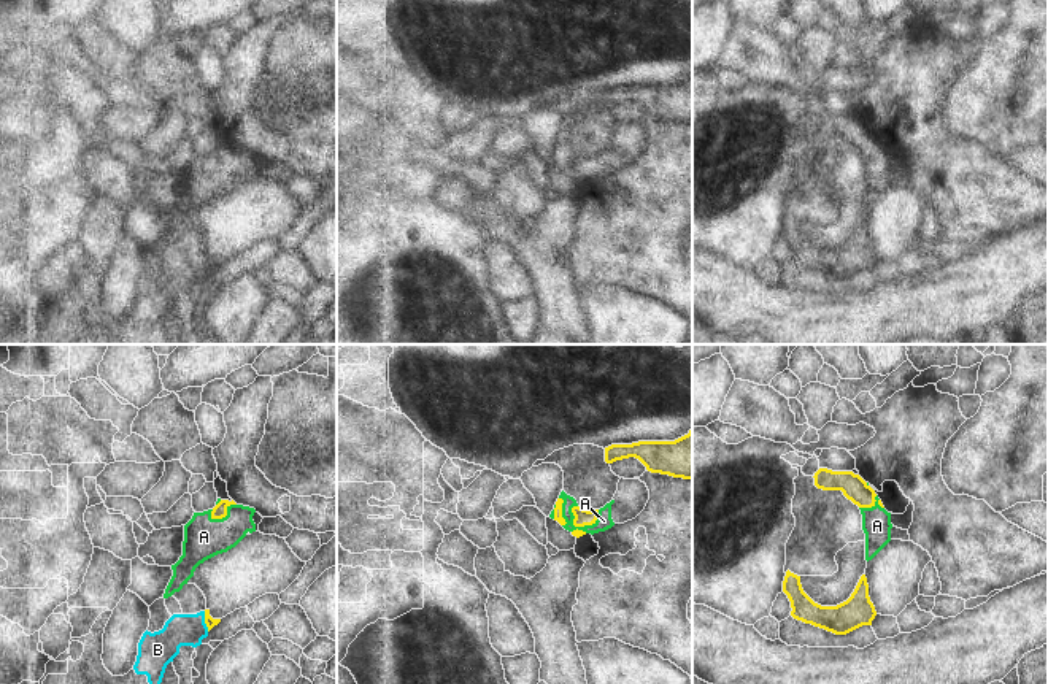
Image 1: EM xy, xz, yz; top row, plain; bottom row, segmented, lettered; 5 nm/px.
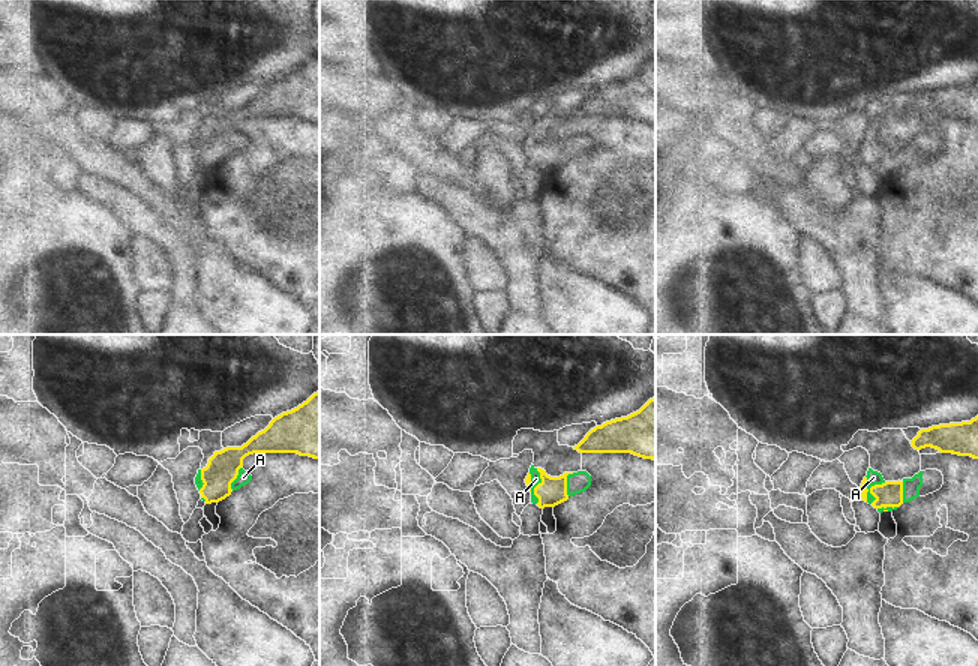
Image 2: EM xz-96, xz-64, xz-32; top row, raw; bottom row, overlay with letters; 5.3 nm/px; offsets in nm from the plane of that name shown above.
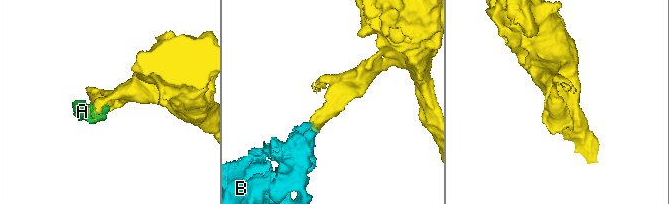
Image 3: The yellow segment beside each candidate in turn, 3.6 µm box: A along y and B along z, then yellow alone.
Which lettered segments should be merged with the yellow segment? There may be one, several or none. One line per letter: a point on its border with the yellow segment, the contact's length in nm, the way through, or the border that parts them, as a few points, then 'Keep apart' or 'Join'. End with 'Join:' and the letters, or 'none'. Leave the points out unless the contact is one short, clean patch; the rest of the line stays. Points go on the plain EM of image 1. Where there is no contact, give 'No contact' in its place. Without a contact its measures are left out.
A: Touches yellow at xz (588, 169). Shared border 180 nm. Path across: xz (583, 162), (588, 169), (604, 165). Join
B: Touches yellow at xy (205, 265). Shared border 110 nm. Path across: xy (210, 267), (205, 265), (196, 272), (180, 275). Join
Join: A, B.

